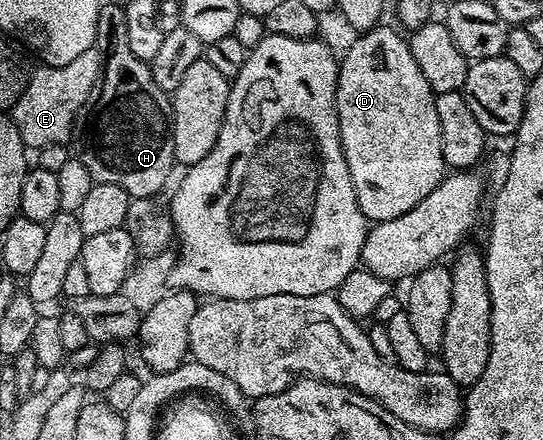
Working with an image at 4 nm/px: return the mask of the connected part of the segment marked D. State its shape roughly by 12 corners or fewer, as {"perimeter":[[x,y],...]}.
{"perimeter":[[392,28],[338,65],[354,198],[383,223],[443,179],[434,90]]}

